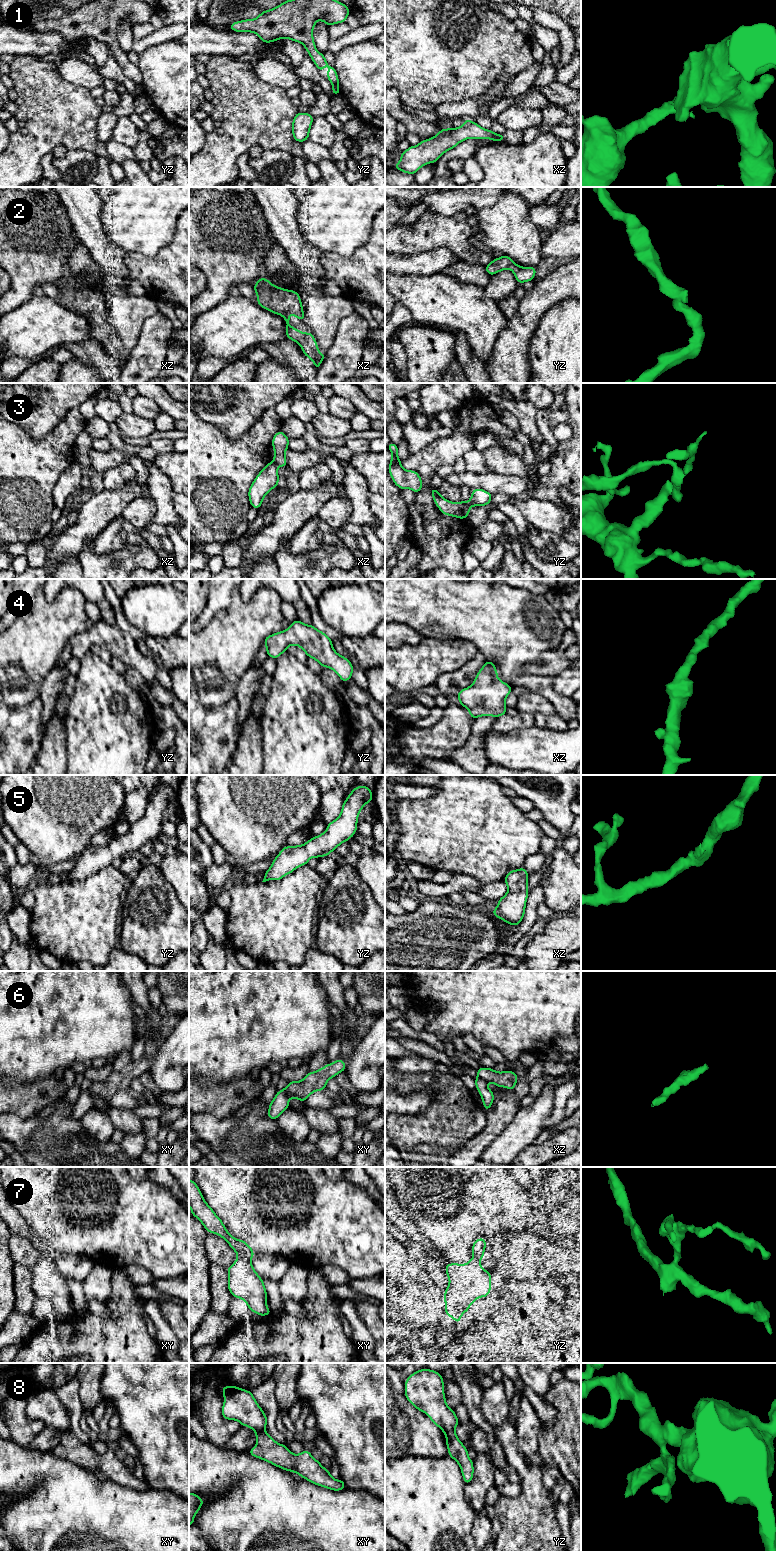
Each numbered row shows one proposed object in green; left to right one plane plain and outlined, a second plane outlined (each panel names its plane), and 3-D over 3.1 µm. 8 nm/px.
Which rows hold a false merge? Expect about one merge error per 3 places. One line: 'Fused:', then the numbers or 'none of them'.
Fused: 1, 3, 6, 7, 8

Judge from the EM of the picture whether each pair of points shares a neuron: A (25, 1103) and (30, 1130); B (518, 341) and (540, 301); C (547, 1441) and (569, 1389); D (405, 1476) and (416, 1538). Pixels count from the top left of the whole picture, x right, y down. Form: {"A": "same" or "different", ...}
{"A": "different", "B": "same", "C": "same", "D": "same"}

